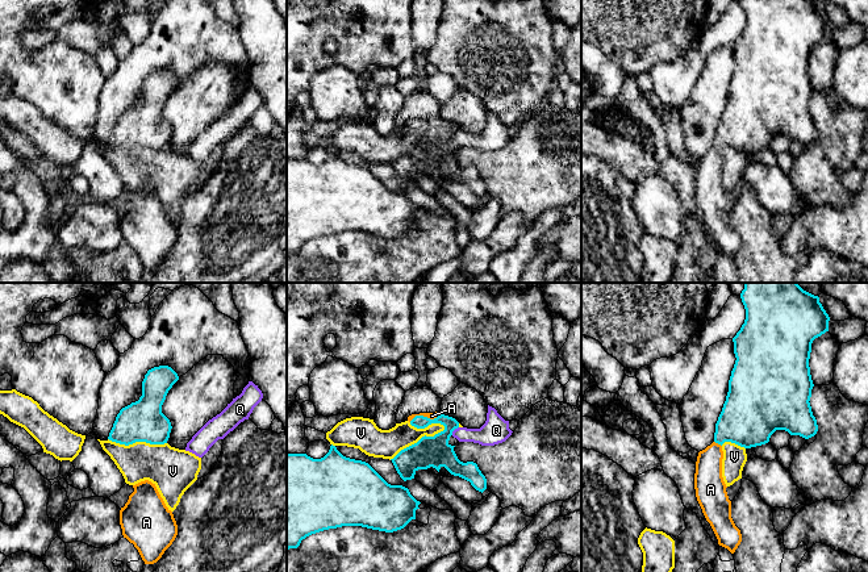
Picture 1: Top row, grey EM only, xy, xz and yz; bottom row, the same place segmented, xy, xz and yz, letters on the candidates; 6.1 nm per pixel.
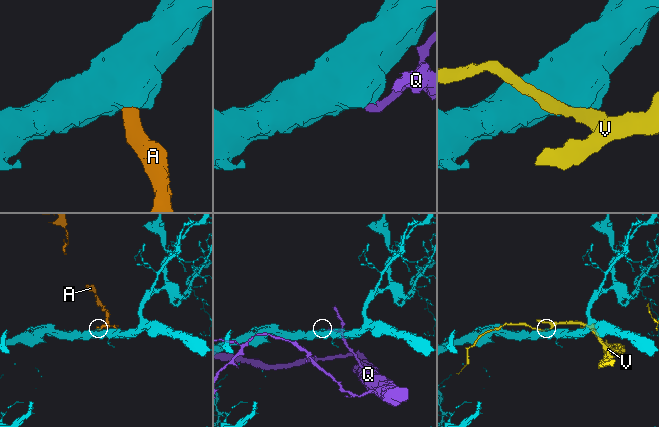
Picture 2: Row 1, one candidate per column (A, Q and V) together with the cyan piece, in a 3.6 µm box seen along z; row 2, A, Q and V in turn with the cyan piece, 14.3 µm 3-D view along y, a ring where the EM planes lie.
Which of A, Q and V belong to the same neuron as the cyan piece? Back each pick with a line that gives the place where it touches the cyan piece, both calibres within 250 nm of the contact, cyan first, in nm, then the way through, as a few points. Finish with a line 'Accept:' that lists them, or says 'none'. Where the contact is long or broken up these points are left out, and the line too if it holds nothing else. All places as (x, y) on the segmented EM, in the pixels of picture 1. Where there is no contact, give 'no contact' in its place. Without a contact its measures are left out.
A: meets cyan in xz at (425, 417); 190 nm thick on the cyan side, 50 nm on the other; runs through xz (434, 451), (446, 425), (425, 417), (432, 416)
Accept: A

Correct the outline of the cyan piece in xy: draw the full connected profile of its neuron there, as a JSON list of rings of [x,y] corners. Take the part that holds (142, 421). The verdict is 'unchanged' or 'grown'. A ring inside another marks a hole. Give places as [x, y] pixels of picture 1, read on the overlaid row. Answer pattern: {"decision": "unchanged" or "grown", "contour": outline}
{"decision": "unchanged", "contour": [[[168,366],[149,369],[142,381],[142,396],[120,410],[108,439],[125,446],[167,443],[172,426],[162,413],[162,405],[178,380],[178,373]]]}

